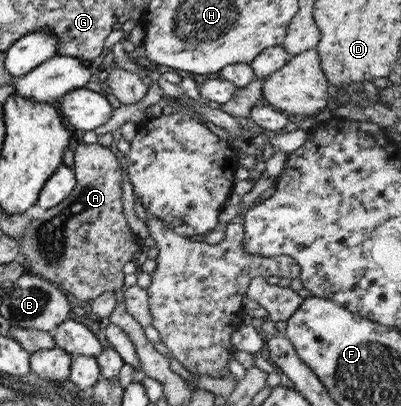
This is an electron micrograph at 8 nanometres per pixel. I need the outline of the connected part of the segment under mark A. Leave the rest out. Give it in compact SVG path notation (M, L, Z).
M81 142L73 152L71 168L75 175L74 190L68 195L67 200L62 200L58 205L44 210L37 219L30 220L23 237L18 239L20 255L17 260L26 267L26 273L57 285L71 302L78 301L87 306L90 300L102 292L114 293L120 289L124 277L122 265L126 261L131 261L141 242L128 228L122 213L120 200L122 170L114 153L97 142L93 144Z

